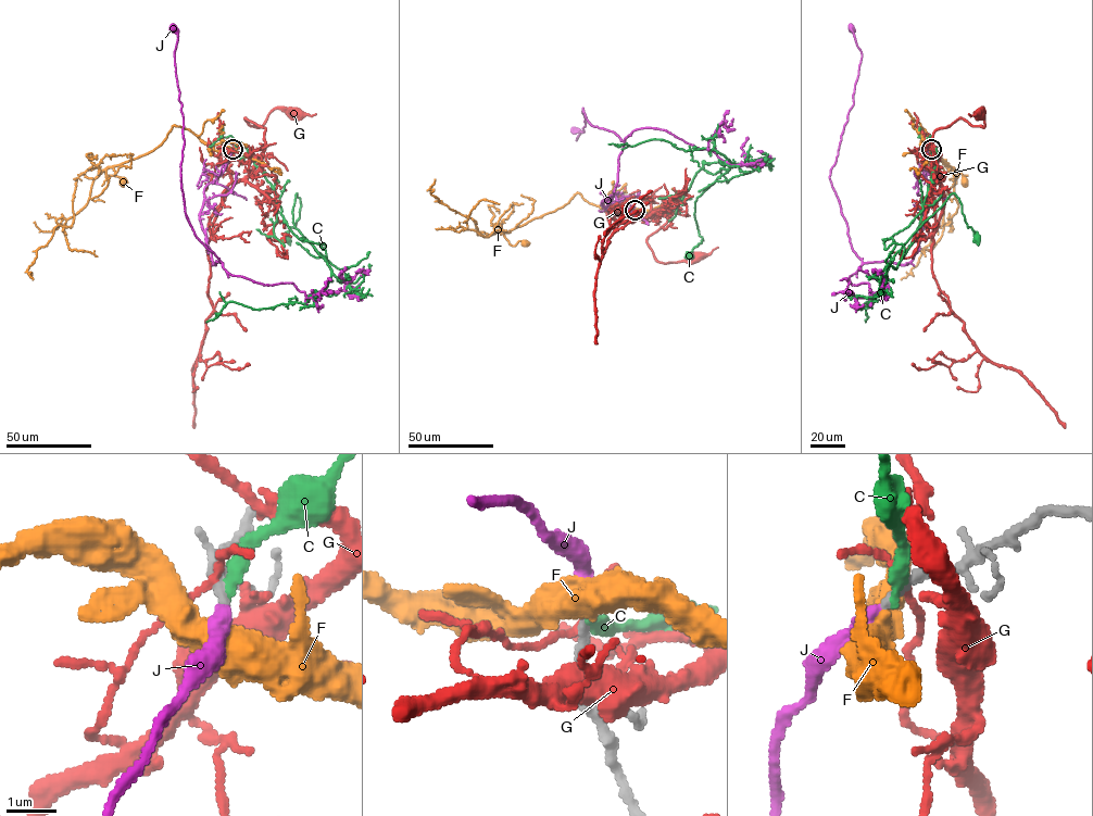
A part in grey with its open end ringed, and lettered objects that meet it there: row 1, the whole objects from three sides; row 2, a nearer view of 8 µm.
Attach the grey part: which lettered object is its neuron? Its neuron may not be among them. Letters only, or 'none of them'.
J

